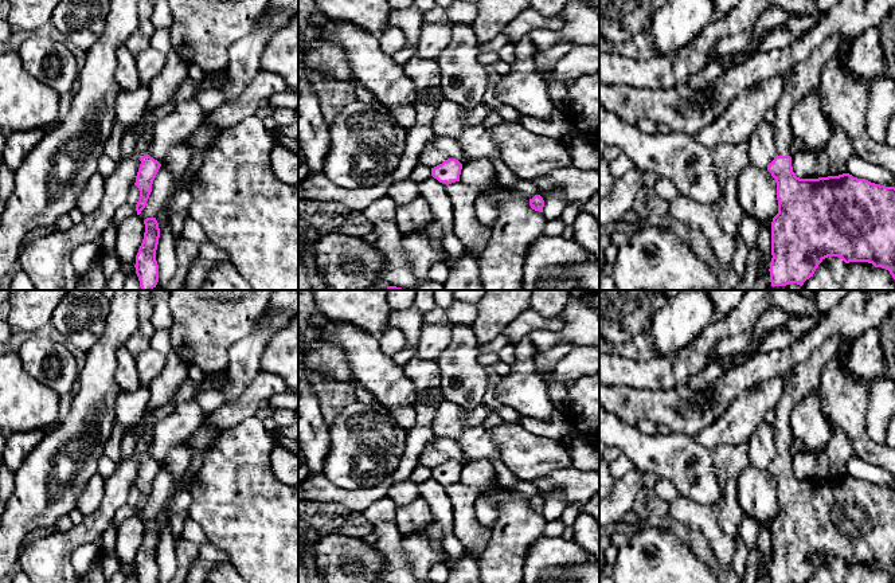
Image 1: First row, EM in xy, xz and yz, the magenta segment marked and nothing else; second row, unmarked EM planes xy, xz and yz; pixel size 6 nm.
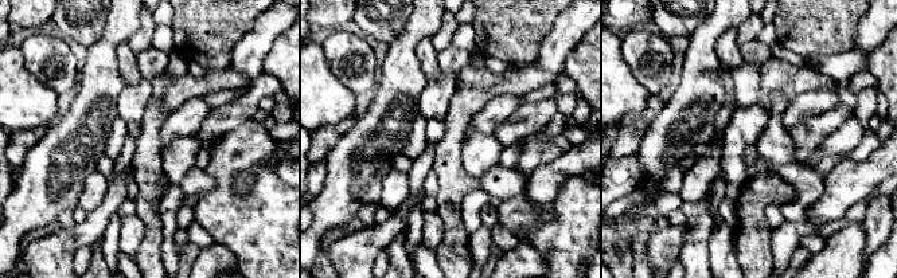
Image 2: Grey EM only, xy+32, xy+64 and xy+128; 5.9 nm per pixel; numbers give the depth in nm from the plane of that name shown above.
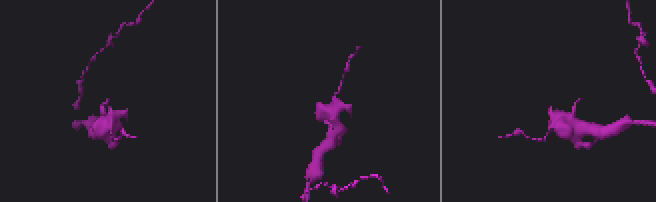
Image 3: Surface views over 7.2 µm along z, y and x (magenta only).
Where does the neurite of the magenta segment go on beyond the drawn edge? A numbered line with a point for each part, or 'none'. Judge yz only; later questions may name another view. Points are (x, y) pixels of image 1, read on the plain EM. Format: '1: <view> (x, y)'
1: yz (784, 438)

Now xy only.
1: xy (145, 438)

